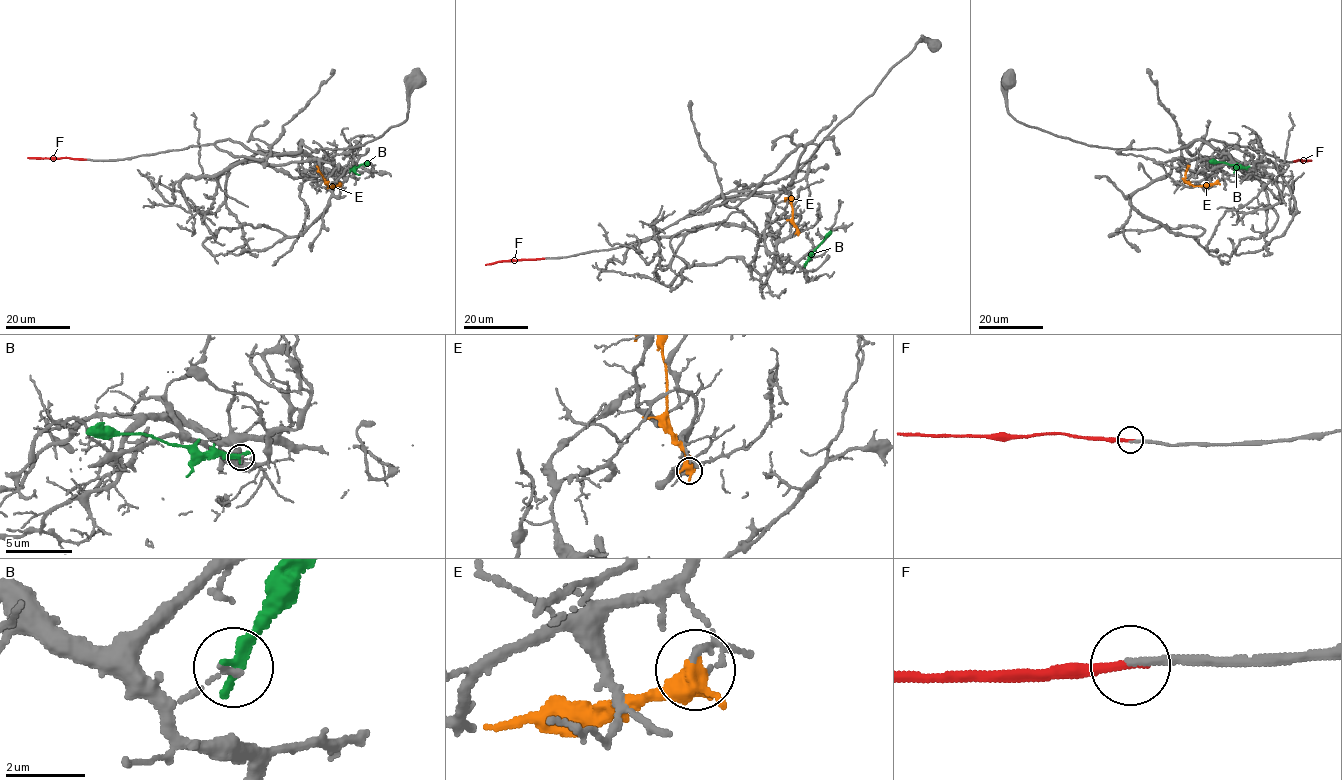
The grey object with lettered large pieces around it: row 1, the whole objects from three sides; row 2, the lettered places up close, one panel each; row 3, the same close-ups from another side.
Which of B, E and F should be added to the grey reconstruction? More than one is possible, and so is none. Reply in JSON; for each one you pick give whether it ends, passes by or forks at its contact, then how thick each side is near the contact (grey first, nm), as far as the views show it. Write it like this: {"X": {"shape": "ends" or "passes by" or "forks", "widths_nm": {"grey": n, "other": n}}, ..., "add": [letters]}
{"F": {"shape": "ends", "widths_nm": {"grey": 190, "other": 240}}, "add": ["F"]}

